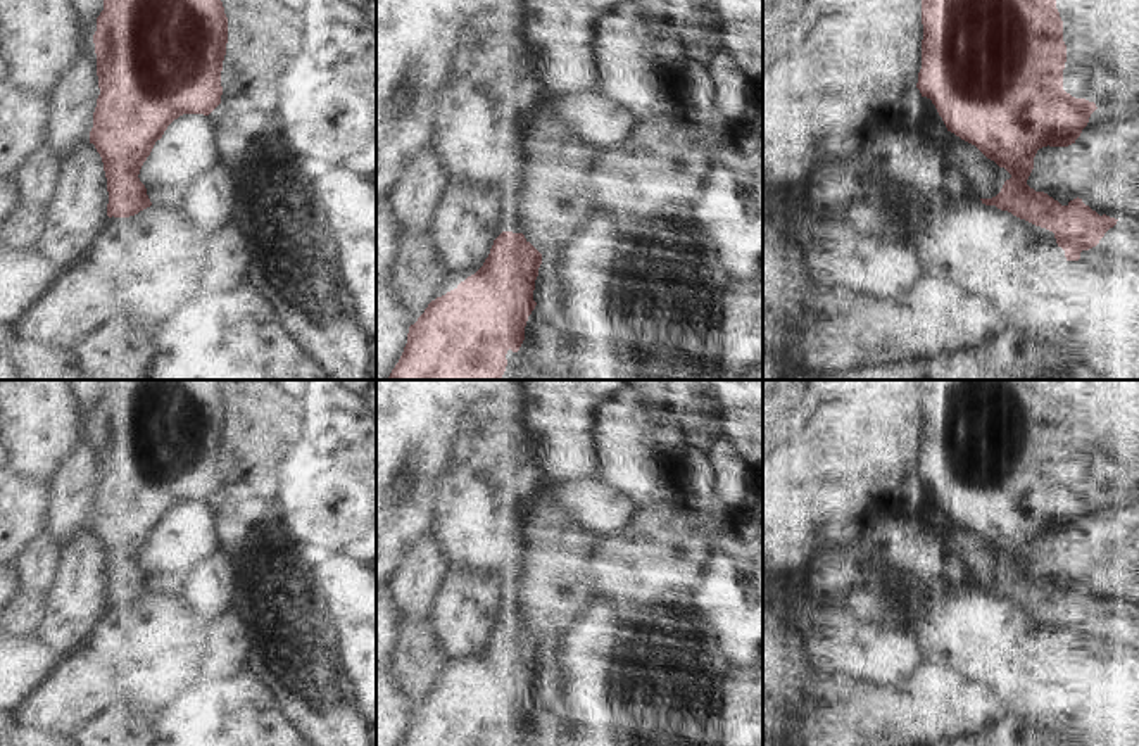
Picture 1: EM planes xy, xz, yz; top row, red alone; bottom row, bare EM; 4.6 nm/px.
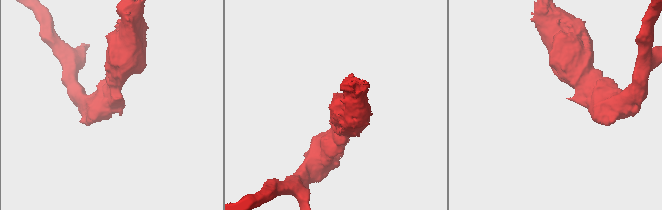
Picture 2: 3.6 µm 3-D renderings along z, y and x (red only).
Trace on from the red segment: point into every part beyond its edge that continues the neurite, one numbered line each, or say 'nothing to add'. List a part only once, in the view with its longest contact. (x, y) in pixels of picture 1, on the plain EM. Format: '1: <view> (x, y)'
nothing to add

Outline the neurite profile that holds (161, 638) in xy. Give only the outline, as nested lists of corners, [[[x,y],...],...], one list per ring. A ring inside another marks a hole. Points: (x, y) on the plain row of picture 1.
[[[152,591],[129,604],[107,604],[86,644],[119,672],[133,672],[157,691],[188,689],[198,679],[207,654],[207,622],[197,615],[185,594]]]

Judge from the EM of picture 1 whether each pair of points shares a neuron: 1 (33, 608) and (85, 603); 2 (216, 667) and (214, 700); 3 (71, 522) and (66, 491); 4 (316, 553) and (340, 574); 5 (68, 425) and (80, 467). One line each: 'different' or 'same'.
1: different
2: different
3: same
4: different
5: different

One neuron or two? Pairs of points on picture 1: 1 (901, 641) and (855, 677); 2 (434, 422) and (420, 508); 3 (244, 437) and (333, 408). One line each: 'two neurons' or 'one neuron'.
1: one neuron
2: one neuron
3: two neurons

